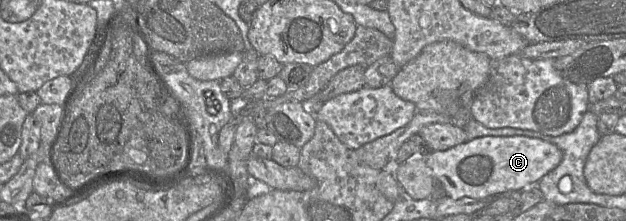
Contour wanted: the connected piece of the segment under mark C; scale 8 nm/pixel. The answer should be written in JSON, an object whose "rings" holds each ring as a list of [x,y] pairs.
{"rings":[[[484,136],[423,156],[448,197],[483,199],[507,191],[539,188],[537,182],[560,164],[563,154],[556,145],[537,138]]]}

